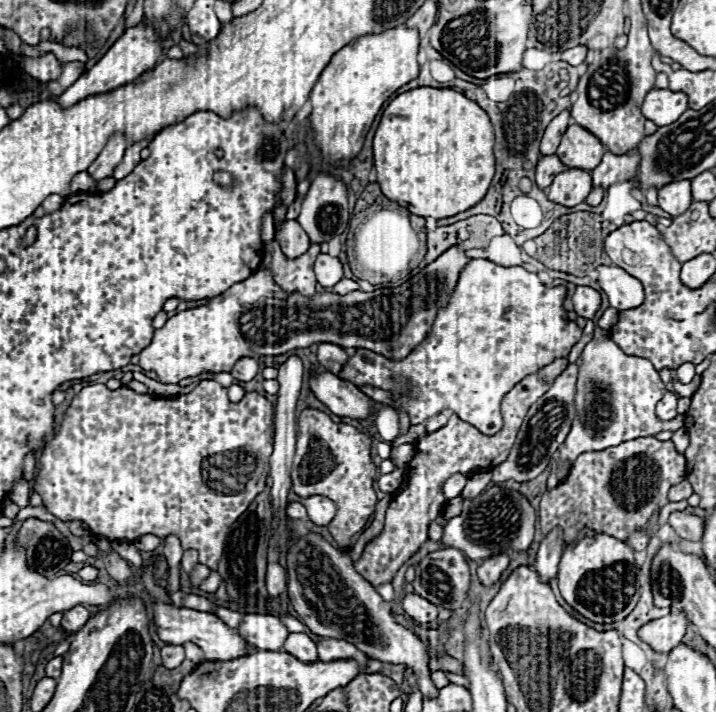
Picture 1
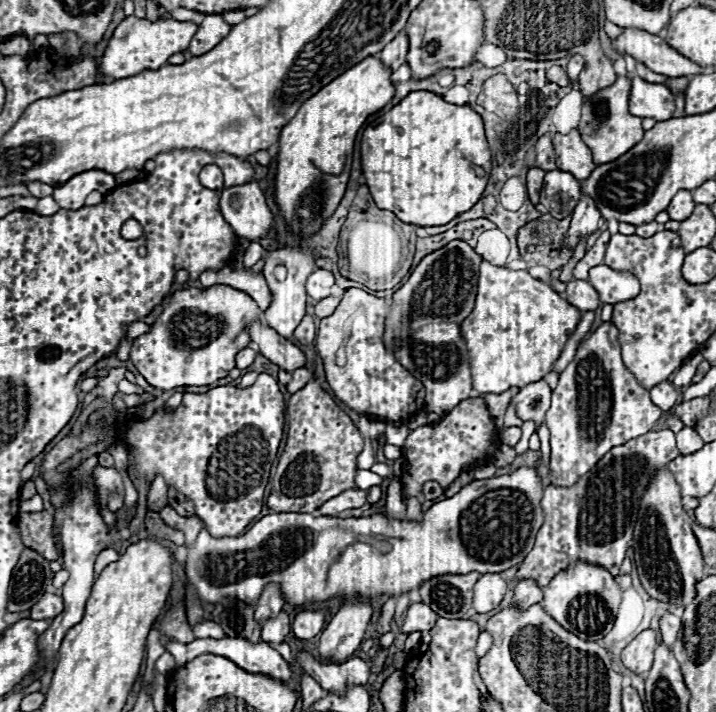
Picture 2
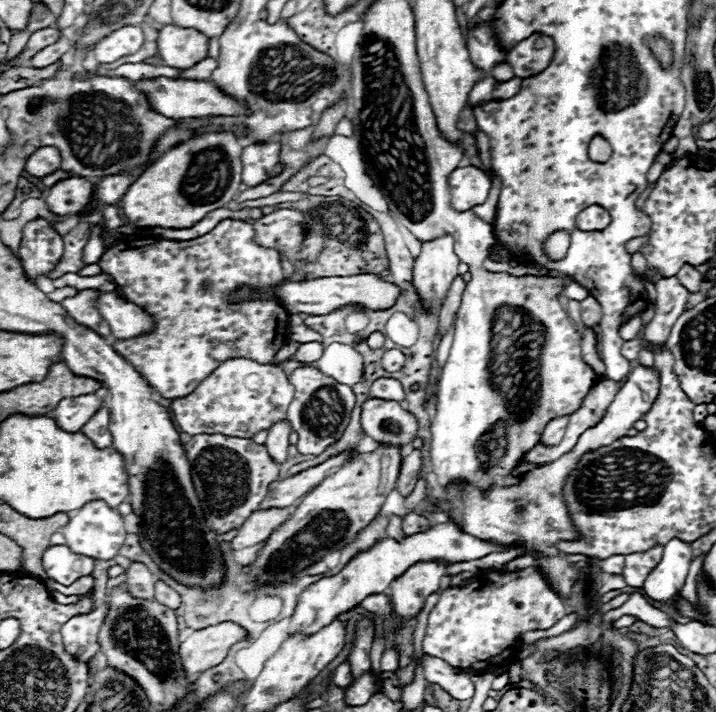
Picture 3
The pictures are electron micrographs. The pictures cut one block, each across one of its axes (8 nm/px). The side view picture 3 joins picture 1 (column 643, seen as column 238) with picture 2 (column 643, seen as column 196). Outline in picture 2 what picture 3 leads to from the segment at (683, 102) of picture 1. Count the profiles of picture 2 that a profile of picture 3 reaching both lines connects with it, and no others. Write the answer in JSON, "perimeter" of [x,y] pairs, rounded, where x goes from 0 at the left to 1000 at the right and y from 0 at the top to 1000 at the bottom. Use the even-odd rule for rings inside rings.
{"perimeter":[[[891,107],[883,110],[880,160],[894,166],[913,166],[916,171],[936,169],[941,163],[941,132],[933,121],[902,115]]]}

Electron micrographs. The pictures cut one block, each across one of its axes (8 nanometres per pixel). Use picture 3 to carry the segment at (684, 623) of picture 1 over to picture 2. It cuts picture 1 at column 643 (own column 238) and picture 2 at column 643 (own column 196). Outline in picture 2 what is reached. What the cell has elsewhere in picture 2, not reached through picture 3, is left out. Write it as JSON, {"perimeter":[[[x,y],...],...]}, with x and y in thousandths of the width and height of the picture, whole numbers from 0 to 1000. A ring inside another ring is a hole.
{"perimeter":[[[899,885],[894,888],[869,916],[869,933],[894,947],[894,949],[902,949],[911,938],[911,930],[913,930],[913,913],[922,907],[925,896],[922,896],[922,888],[919,885]]]}

